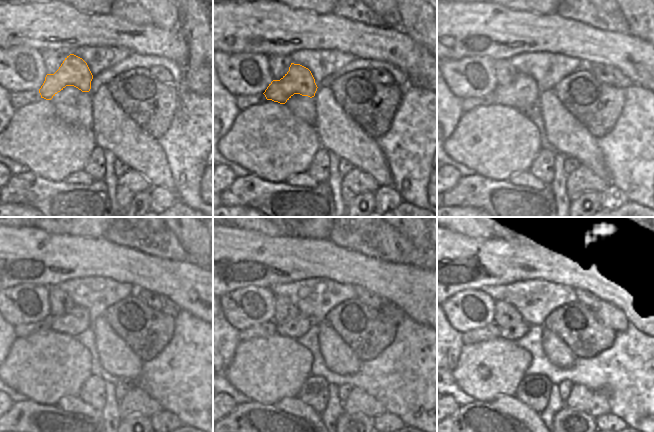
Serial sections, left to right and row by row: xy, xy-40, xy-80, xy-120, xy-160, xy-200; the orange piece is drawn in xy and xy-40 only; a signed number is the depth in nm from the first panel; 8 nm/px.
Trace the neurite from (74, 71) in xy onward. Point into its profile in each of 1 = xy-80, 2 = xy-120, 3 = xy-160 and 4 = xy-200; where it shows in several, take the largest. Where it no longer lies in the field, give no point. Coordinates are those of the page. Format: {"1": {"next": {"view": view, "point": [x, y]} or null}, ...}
{"1": {"next": {"view": "xy-80", "point": [522, 94]}}, "2": {"next": {"view": "xy-120", "point": [76, 321]}}, "3": {"next": {"view": "xy-160", "point": [296, 327]}}, "4": {"next": {"view": "xy-200", "point": [513, 333]}}}

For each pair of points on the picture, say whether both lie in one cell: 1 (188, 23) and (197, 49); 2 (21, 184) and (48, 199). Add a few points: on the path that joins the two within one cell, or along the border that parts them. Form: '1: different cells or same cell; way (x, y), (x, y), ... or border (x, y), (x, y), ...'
1: same cell; way (194, 29), (197, 32), (197, 43)
2: same cell; way (28, 188), (41, 194)

